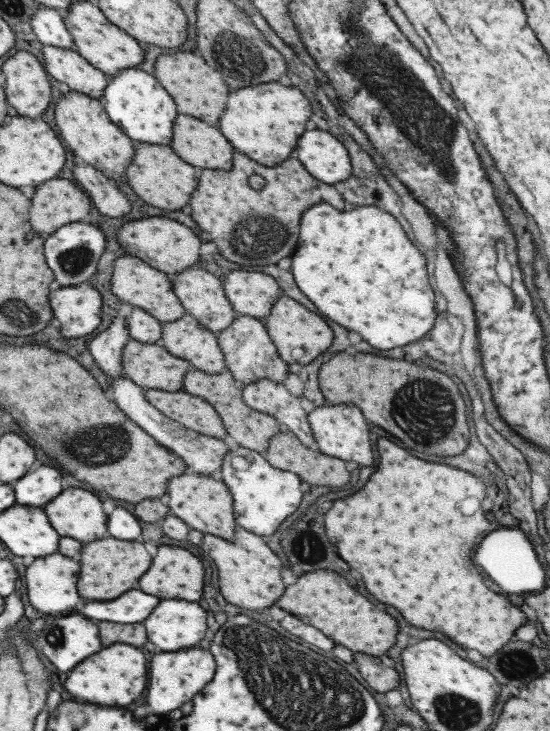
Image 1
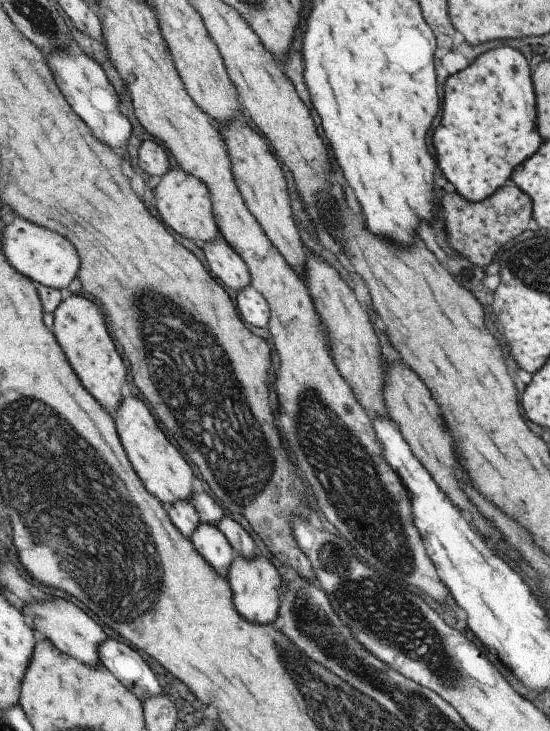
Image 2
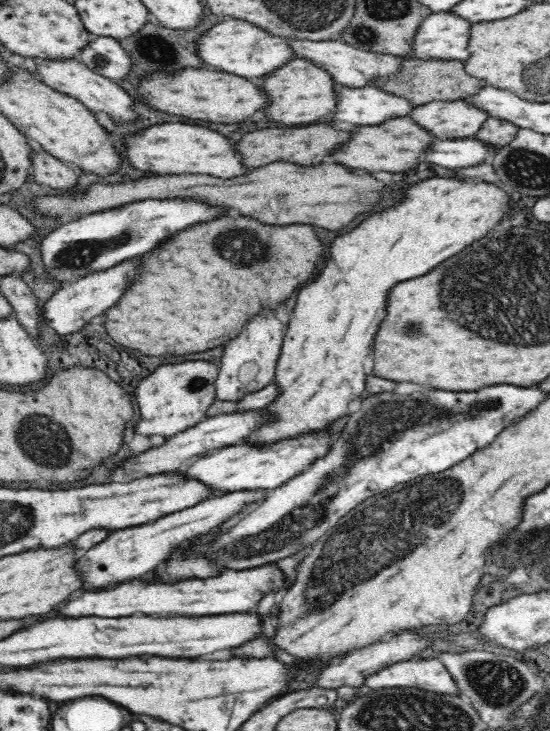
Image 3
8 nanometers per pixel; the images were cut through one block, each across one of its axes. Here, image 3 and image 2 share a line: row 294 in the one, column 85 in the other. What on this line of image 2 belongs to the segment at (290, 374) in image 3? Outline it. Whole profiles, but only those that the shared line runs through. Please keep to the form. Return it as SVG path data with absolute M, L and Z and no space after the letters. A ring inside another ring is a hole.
M65 294L53 312L51 332L81 386L109 414L106 410L116 410L125 394L127 370L105 327L99 308L89 302L86 296Z

